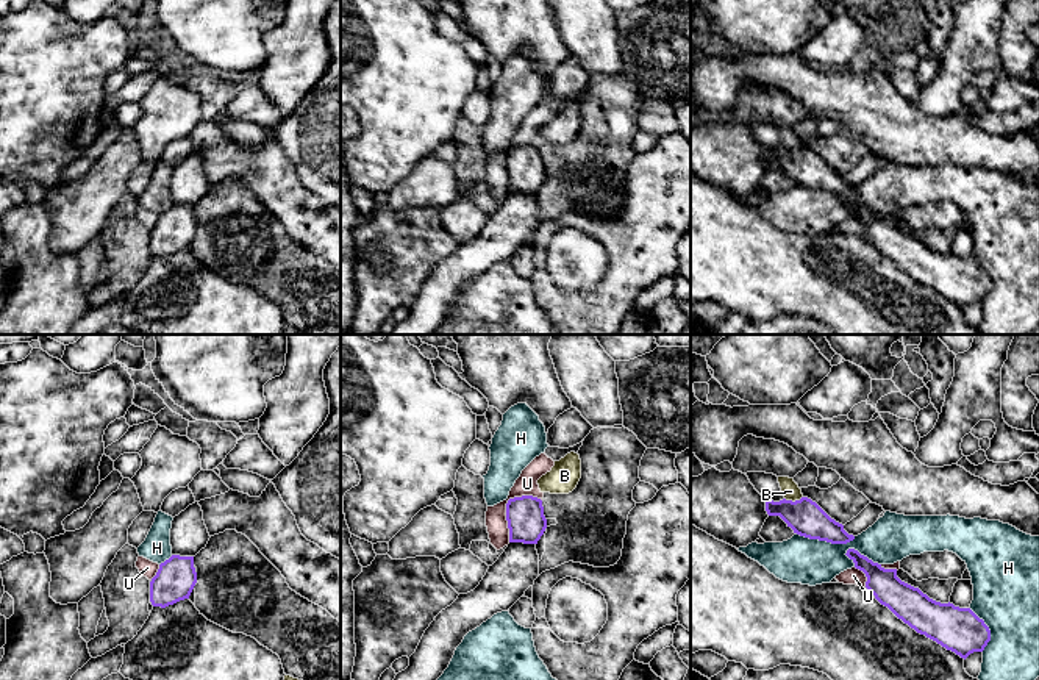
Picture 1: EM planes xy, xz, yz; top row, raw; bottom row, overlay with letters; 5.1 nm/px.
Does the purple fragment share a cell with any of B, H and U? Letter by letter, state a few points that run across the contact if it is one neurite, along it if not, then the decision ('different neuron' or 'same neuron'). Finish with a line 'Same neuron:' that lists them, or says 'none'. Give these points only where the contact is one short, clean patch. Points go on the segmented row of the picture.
B: different neuron
H: different neuron
U: line xz (539, 497), (514, 496), (508, 501), (508, 541); different neuron
Same neuron: none

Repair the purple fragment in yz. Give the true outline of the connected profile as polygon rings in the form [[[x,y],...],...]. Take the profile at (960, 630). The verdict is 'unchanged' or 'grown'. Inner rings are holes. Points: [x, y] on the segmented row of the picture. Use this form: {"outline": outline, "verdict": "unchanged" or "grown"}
{"outline": [[[855,549],[845,553],[867,577],[866,588],[898,619],[917,633],[936,641],[961,658],[983,652],[991,630],[970,608],[941,603],[897,577],[897,569],[884,569]]], "verdict": "unchanged"}

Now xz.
{"outline": [[[533,496],[509,499],[506,521],[509,542],[537,544],[547,528],[542,500]]], "verdict": "unchanged"}

